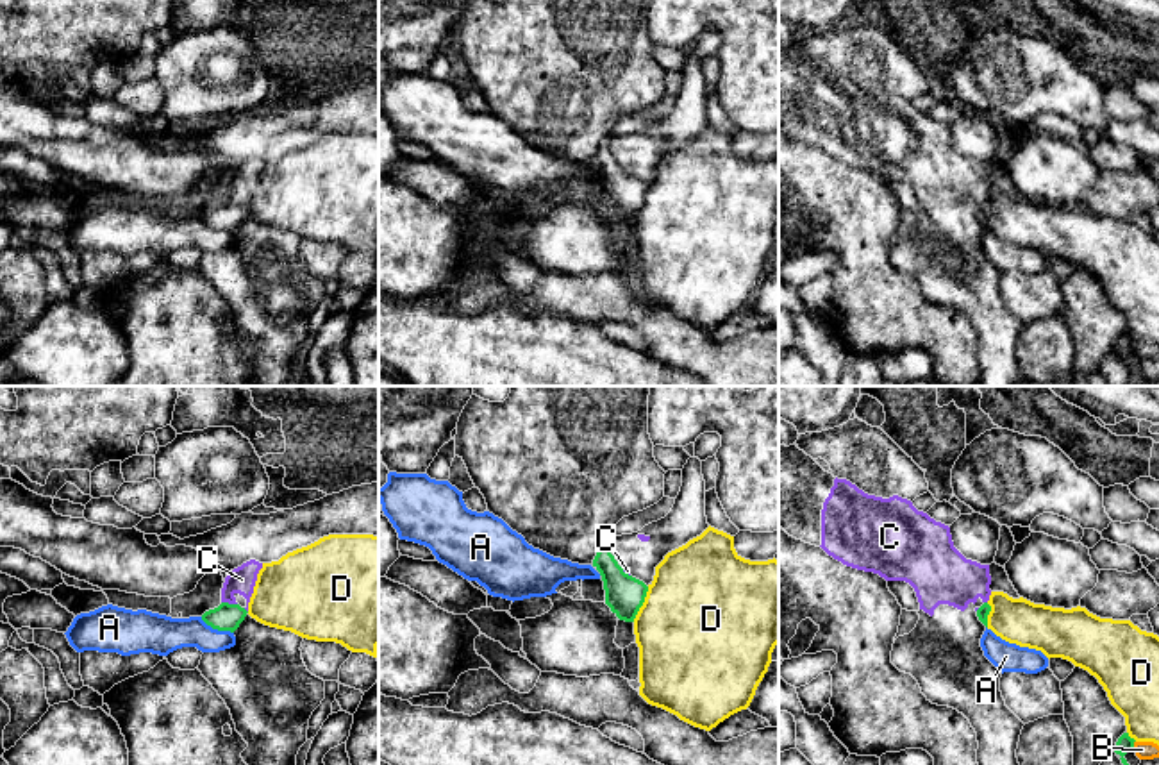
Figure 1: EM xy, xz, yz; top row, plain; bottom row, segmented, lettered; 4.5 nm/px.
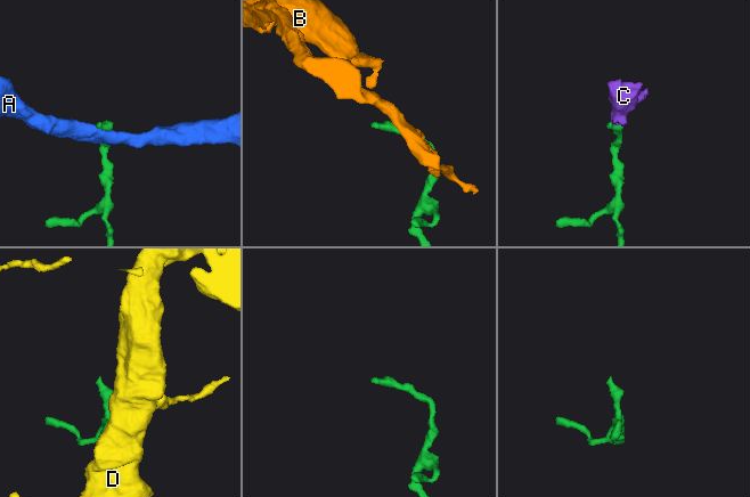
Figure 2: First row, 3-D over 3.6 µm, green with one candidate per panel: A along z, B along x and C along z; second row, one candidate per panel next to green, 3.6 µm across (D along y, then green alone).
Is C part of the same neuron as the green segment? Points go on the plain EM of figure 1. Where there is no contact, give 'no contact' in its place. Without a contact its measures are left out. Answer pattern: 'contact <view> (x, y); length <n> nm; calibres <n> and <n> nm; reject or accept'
contact xy (227, 202); length 70 nm; calibres 130 and 120 nm; reject

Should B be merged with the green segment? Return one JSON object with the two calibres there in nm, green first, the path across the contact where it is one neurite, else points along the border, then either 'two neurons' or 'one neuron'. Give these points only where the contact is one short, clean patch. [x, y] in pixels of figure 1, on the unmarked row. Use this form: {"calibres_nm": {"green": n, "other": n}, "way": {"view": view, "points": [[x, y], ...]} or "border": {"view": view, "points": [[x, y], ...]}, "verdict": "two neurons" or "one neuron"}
{"calibres_nm": {"green": 80, "other": 80}, "border": {"view": "yz", "points": [[1134, 340], [1133, 347]]}, "verdict": "two neurons"}

